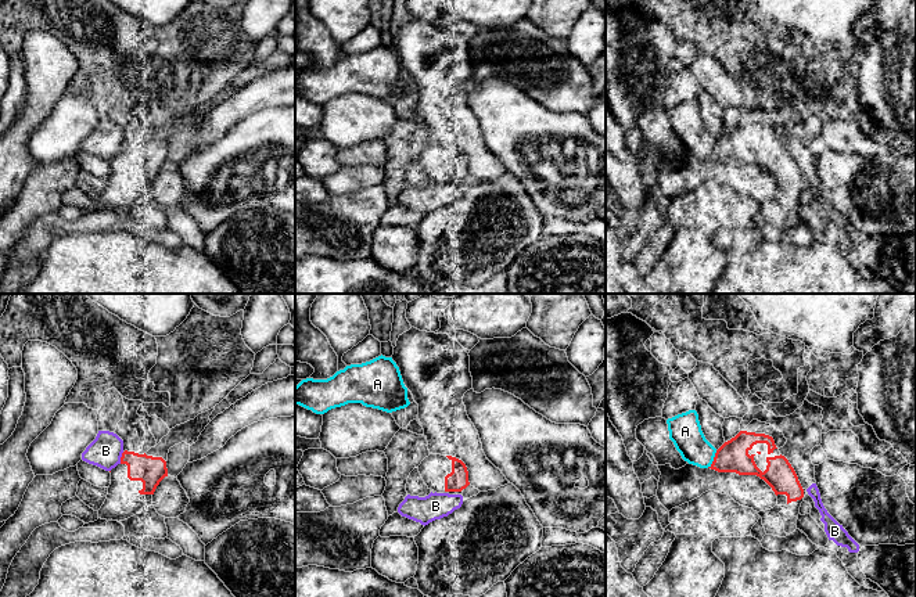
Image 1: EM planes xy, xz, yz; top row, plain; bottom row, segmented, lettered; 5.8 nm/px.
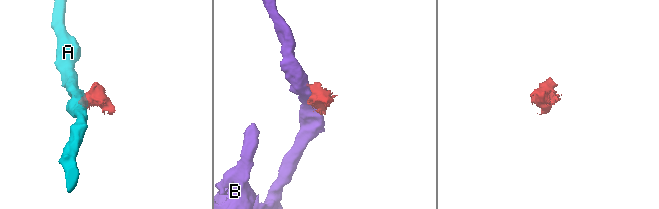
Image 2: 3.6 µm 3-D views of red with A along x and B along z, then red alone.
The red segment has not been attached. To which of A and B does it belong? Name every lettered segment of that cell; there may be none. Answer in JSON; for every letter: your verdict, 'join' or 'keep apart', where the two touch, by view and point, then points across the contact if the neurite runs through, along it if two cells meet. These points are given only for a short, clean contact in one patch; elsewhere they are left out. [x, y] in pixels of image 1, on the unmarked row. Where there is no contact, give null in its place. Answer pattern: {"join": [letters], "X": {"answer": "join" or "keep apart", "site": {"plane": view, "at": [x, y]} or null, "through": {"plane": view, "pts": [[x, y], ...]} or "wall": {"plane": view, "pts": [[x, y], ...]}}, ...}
{"join": [], "A": {"answer": "keep apart", "site": {"plane": "yz", "at": [714, 148]}}, "B": {"answer": "keep apart", "site": {"plane": "xy", "at": [121, 147]}, "wall": {"plane": "xy", "pts": [[124, 141], [119, 153]]}}}

